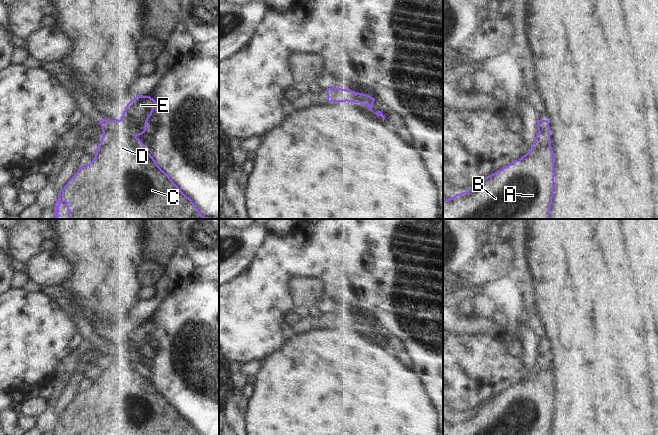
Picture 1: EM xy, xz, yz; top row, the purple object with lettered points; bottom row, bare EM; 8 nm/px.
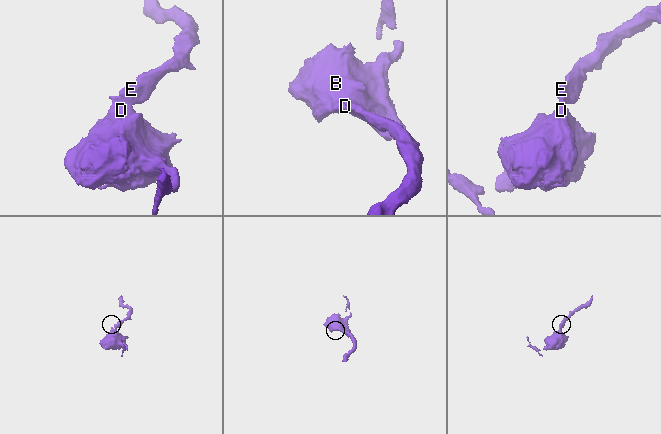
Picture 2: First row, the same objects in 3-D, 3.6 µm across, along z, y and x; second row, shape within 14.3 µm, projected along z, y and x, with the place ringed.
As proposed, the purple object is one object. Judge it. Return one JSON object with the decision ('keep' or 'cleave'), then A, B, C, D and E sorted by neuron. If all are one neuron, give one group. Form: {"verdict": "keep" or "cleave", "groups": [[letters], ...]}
{"verdict": "keep", "groups": [["A", "B", "C", "D", "E"]]}

